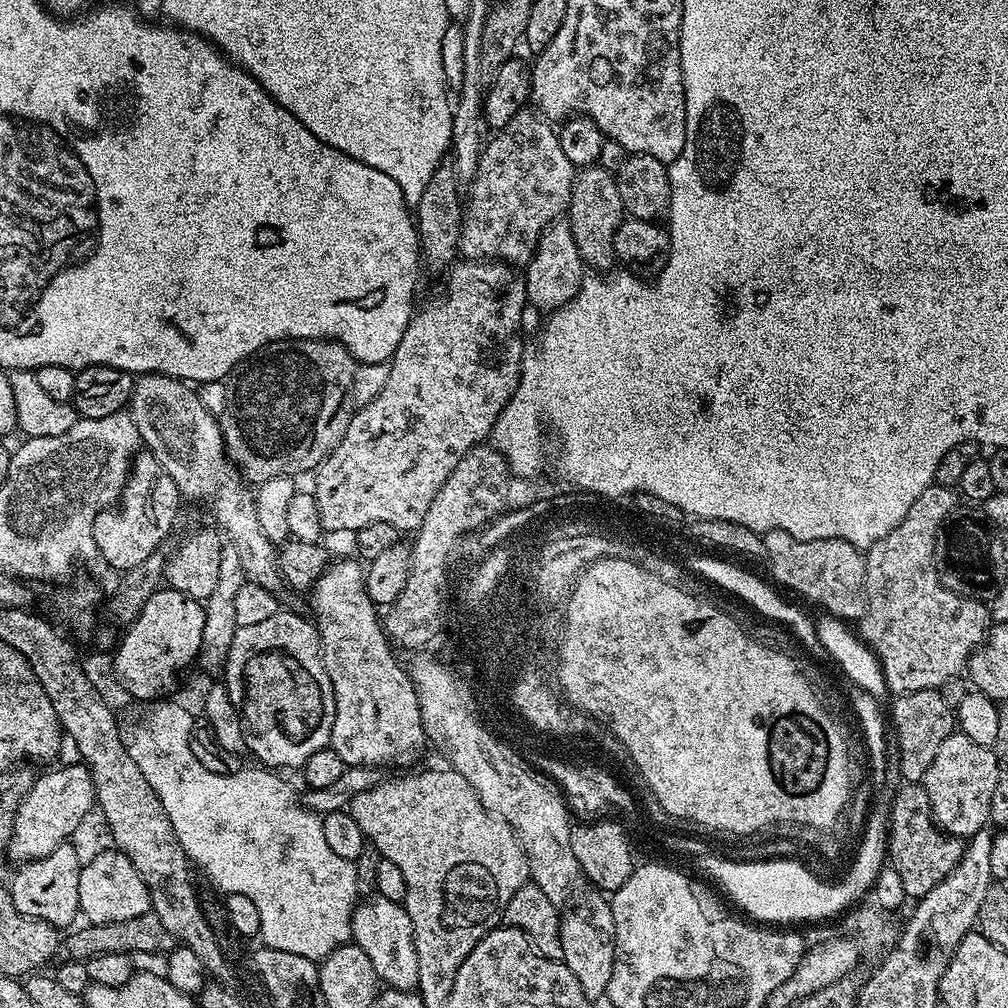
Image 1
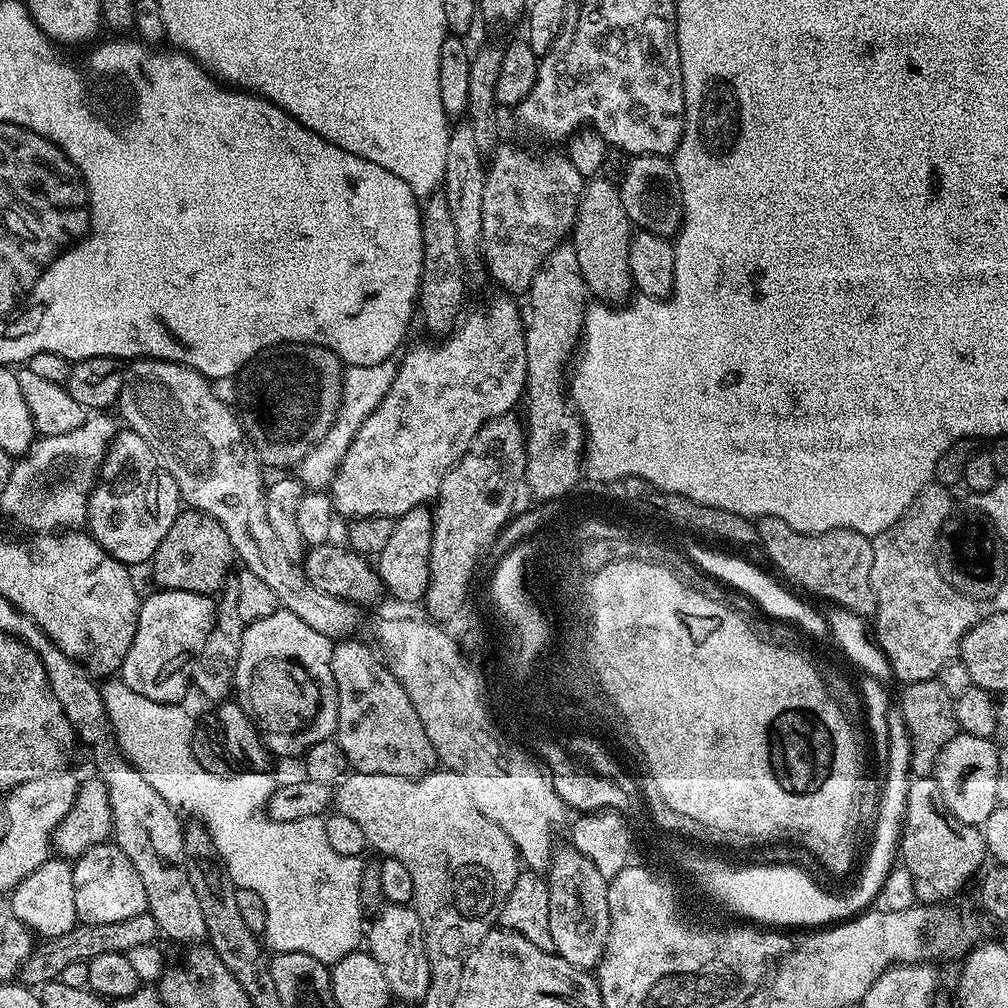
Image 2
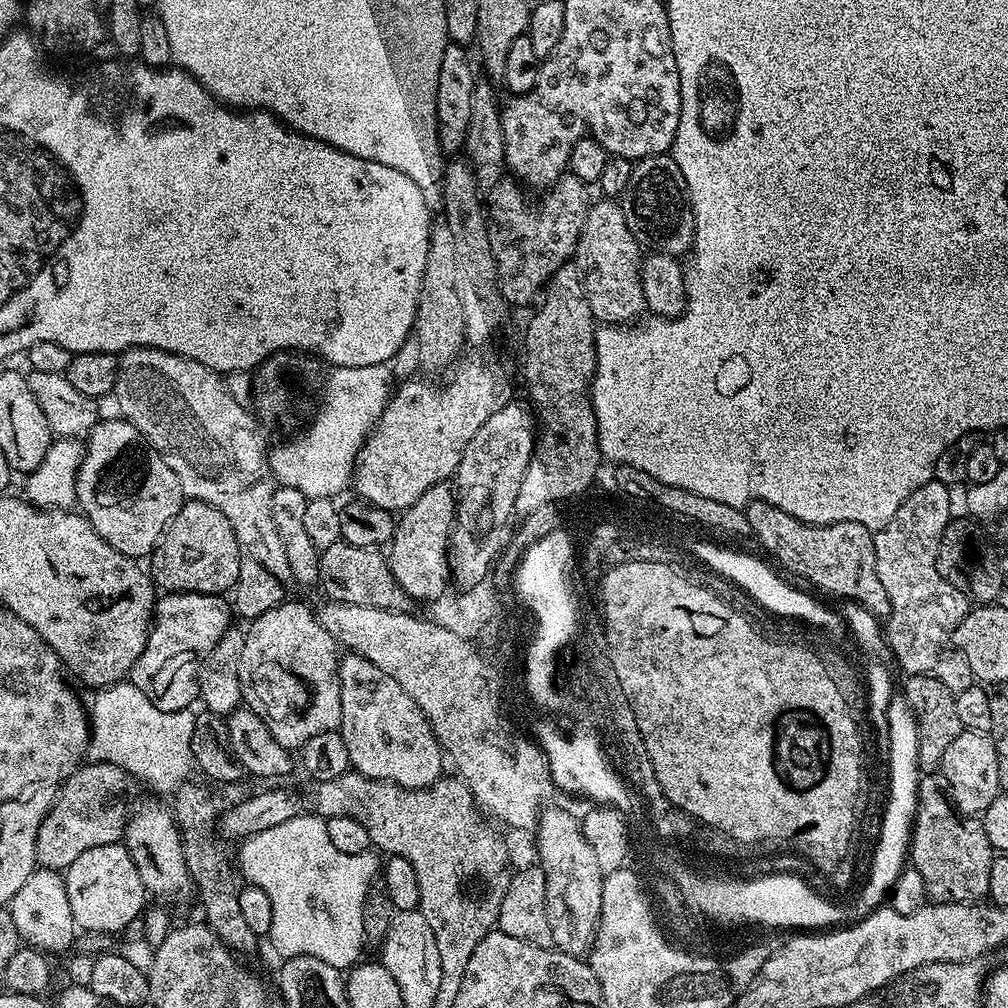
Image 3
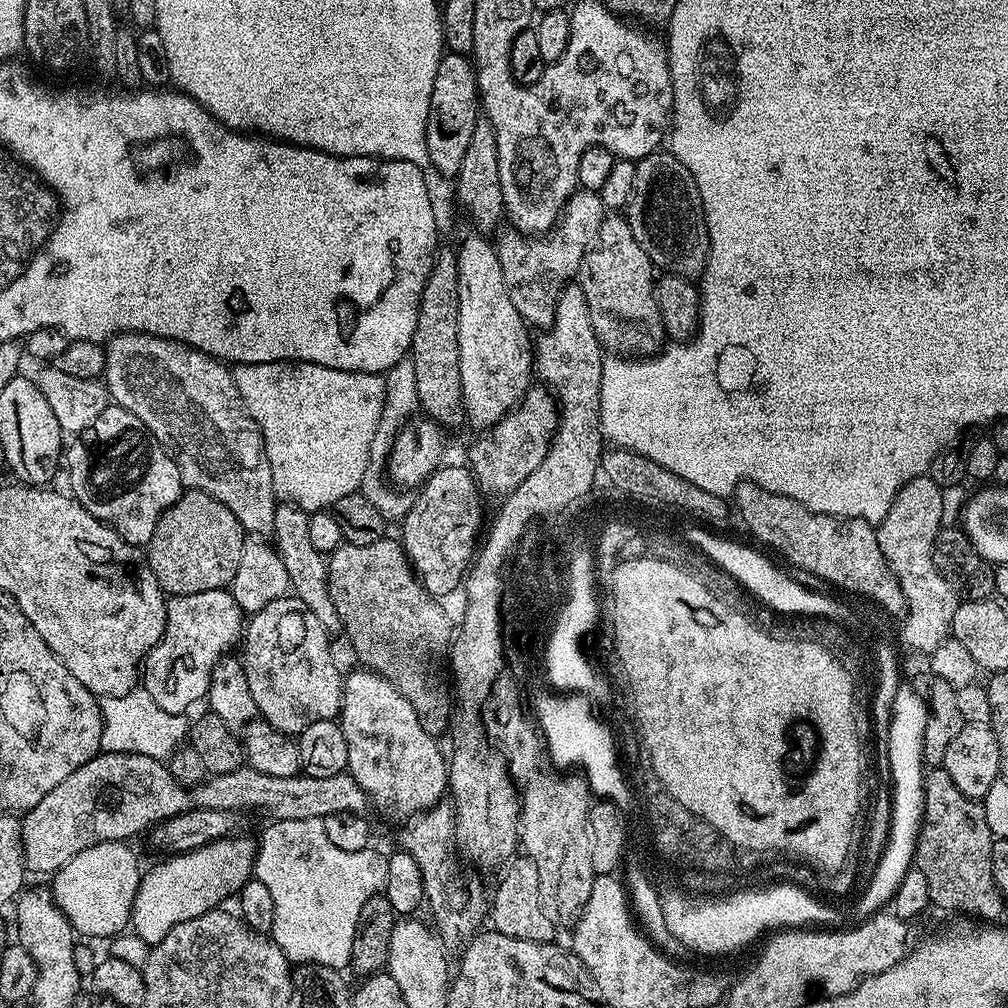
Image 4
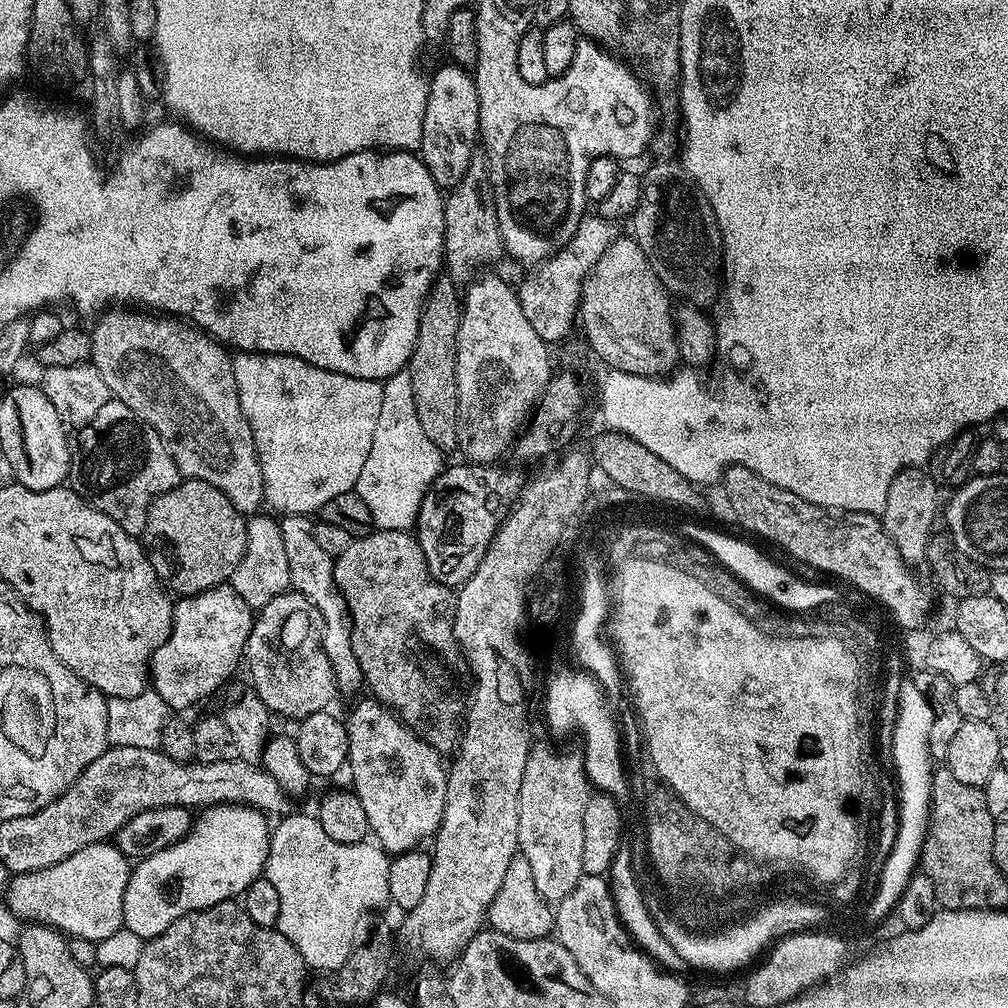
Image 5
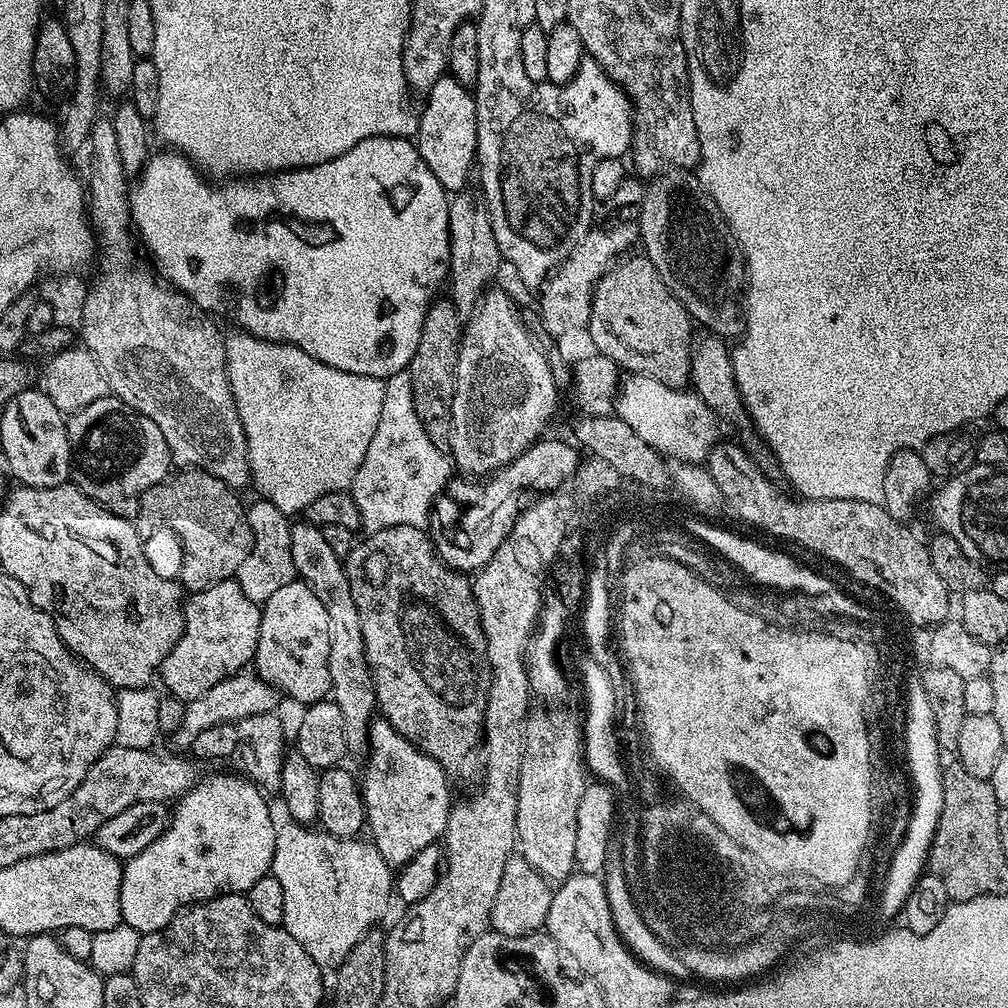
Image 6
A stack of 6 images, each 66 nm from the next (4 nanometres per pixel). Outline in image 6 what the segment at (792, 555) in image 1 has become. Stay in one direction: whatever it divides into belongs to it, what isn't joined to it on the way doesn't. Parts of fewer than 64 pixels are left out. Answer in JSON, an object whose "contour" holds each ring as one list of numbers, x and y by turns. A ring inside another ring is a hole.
{"contour":[[717,442,708,453,706,467,721,491,727,511,732,511,738,519,837,564,860,584,877,588,893,600,899,615,909,625,937,626,949,619,950,593,934,571,925,541,911,536,904,529,907,527,896,521,883,504,787,496,760,474,759,468,736,444]]}

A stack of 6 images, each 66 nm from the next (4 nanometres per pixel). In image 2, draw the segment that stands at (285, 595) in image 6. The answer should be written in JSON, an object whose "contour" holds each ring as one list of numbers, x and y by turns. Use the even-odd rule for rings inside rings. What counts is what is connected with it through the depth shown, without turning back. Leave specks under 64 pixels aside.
{"contour":[[277,610,245,627,236,659,234,696,260,729,260,738,269,753,276,756,303,757,310,746,329,739,335,733,338,718,338,694,332,673,333,641,306,626,298,614]]}

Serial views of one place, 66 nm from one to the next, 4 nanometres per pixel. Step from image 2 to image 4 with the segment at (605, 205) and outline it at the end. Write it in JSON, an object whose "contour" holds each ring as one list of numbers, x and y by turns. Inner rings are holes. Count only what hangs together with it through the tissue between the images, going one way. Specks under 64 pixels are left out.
{"contour":[[608,214,605,215,604,220,600,223,598,234,596,235,594,246,588,249,588,255,580,262,580,271,578,273,578,283,582,294,586,294,586,306,590,310,590,322,594,326,594,334,600,339,601,345,609,353,612,354,627,354,632,358,648,358,653,354,661,351,662,345,660,345,660,339,665,339,666,333,664,331,664,321,660,319,660,307,656,301,656,280,654,279,654,265,652,259,646,254,646,250,642,250,642,246,634,238,634,234,628,228,628,221,623,215,620,214]]}

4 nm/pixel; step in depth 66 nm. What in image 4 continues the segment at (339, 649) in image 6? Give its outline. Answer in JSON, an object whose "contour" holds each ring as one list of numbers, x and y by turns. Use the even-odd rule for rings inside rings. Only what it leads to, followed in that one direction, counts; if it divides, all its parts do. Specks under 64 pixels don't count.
{"contour":[[277,503,270,536,274,541,276,551,282,558,282,566,286,566,291,591,302,602,306,602,310,606,310,610,314,610,318,622,322,622,322,626,329,634,336,634,339,628,341,631,342,617,338,614,338,610,330,598,328,562,325,553,314,550,314,546,310,542,308,517,309,513,296,504]]}

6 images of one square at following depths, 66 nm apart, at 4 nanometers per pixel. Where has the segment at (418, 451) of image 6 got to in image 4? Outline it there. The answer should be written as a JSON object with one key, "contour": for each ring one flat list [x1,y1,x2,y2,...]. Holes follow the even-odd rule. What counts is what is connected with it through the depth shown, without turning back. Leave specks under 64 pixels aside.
{"contour":[[410,358,400,360,387,372,383,373,383,378,384,405,382,406,382,418,378,422,378,430,374,430,374,442,370,442,368,469,364,475,362,491,366,498,370,498,370,502,374,502,374,506,378,506,378,510,384,516,385,521,392,522,392,520,396,520,396,522,400,522,408,513,409,497,403,491,393,490,387,483,384,485,380,481,380,474,382,478,382,473,386,468,386,461,392,452,392,443,396,440,396,433,413,419,412,411,416,412,418,408,415,392,417,379,414,376,414,362]]}

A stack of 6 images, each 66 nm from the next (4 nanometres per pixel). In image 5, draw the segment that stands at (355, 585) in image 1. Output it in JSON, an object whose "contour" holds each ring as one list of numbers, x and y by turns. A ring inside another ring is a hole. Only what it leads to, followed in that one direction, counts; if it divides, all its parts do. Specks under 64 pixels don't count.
{"contour":[[375,698,357,699,352,713,346,716,348,725,348,763,347,771,352,771,351,787,356,793,362,810,366,810,369,833,378,841,381,848,389,854,410,852,421,847,424,839,435,837,442,822,442,810,446,806,446,782,448,773,441,753,433,750,423,736,414,734,400,721,393,709,386,707]]}

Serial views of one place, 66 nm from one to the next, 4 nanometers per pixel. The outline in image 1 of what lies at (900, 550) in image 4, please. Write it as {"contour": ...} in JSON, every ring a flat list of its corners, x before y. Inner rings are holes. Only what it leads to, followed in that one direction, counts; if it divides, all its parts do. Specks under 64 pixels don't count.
{"contour":[[933,482,918,494,914,506,906,510,906,518,878,542,866,550,864,565,864,614,858,621,858,636,876,653,889,693,905,696,914,690,940,690,947,680,959,677,967,669,972,653,983,644,990,629,990,608,987,603,969,600,951,592,936,573,936,538,945,527,948,515,956,508,958,496,953,489]]}

